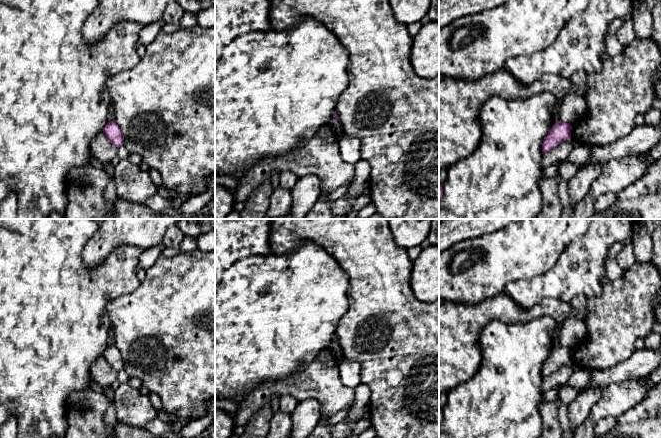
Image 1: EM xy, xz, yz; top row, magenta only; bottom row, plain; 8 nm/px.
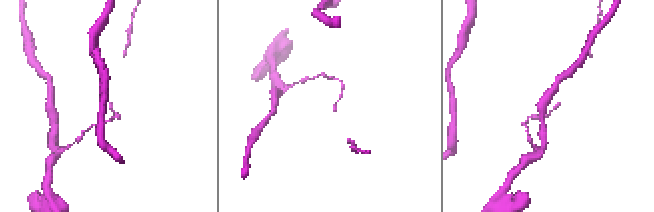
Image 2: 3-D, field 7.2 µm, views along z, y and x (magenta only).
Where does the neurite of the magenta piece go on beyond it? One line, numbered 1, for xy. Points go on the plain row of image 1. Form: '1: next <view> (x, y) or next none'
1: next none

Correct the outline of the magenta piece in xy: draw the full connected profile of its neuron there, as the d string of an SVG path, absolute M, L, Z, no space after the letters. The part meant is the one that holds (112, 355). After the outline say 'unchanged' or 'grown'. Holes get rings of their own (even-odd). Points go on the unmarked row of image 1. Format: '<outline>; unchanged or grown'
M115 345L108 346L103 353L103 357L117 372L124 368L123 357Z; unchanged

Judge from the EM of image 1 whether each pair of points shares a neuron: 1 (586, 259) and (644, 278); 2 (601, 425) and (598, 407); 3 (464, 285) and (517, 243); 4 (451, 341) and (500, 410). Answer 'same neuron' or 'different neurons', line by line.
1: different neurons
2: different neurons
3: same neuron
4: different neurons

